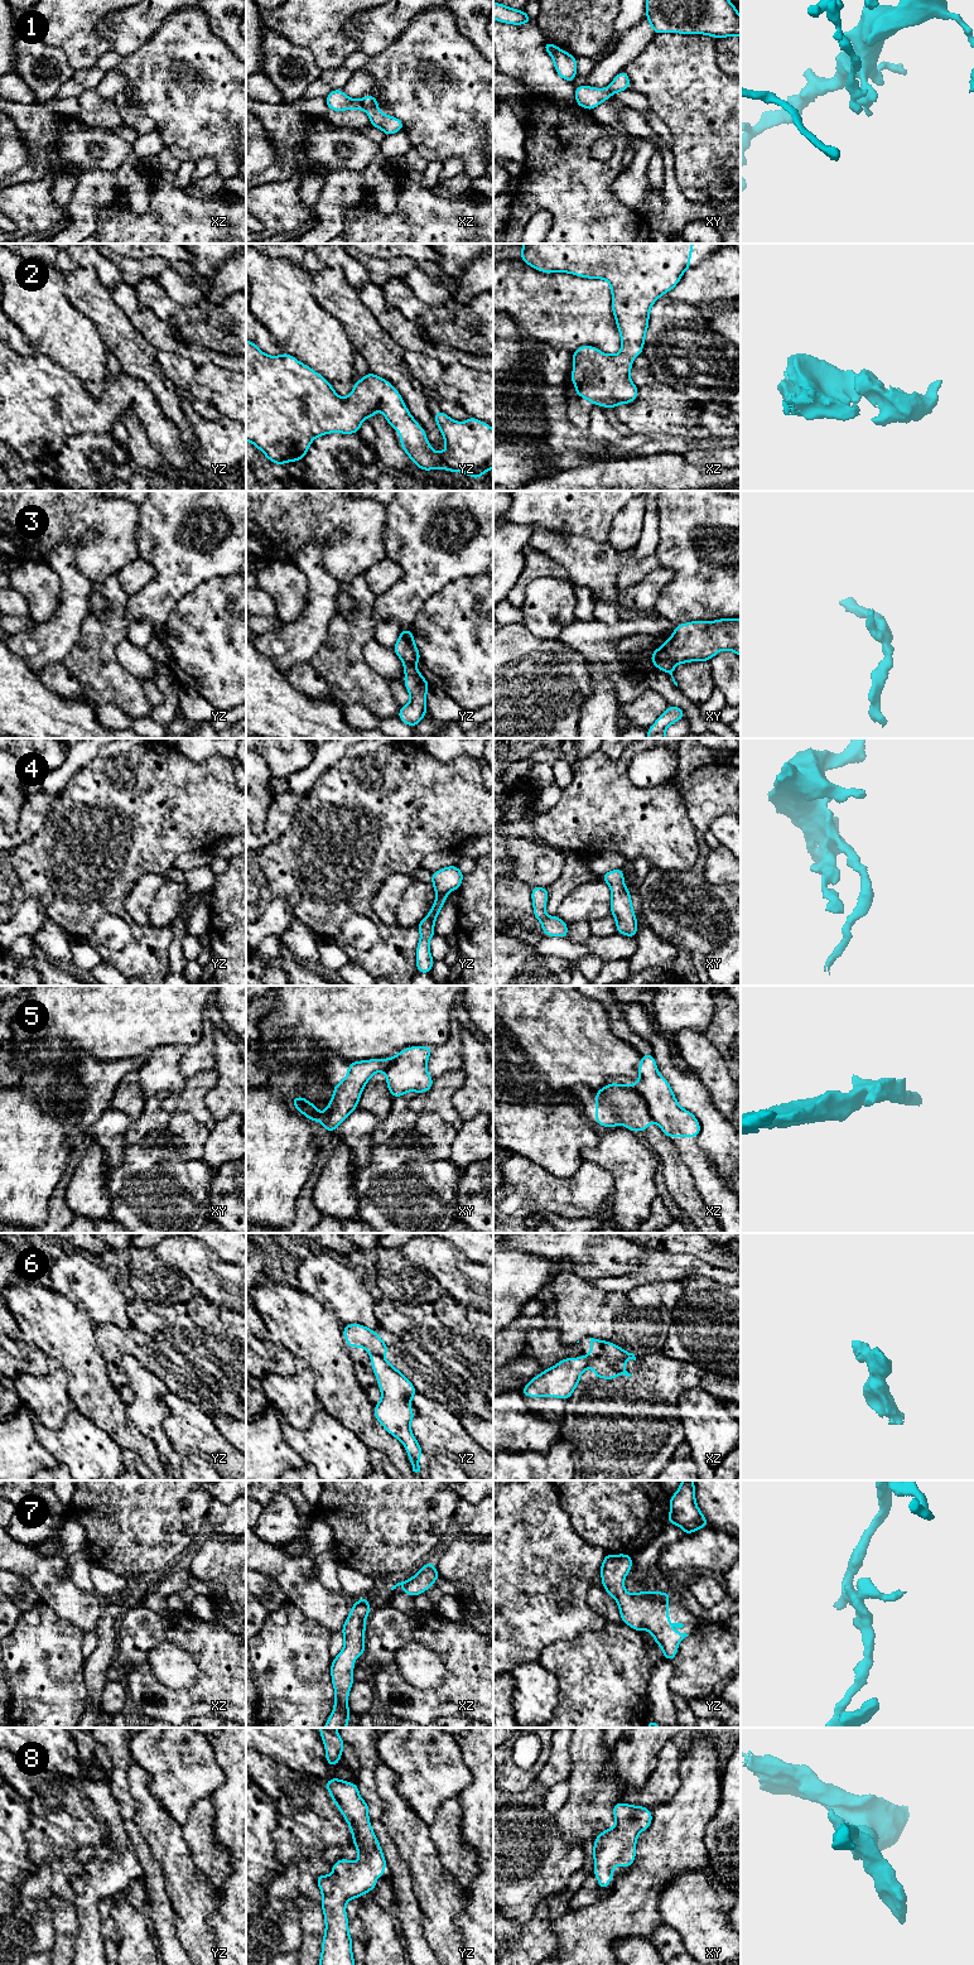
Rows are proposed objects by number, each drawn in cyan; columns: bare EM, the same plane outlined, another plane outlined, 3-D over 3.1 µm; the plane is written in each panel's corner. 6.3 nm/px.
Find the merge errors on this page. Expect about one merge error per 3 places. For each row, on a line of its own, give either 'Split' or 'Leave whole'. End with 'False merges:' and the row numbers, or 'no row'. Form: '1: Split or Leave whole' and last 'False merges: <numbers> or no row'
1: Split
2: Leave whole
3: Split
4: Leave whole
5: Split
6: Split
7: Leave whole
8: Leave whole
False merges: 1, 3, 5, 6

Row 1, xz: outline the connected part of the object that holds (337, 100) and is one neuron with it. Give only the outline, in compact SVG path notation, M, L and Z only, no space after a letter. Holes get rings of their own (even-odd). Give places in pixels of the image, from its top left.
M332 90L324 100L328 109L333 111L365 110L361 100L347 97L343 90Z

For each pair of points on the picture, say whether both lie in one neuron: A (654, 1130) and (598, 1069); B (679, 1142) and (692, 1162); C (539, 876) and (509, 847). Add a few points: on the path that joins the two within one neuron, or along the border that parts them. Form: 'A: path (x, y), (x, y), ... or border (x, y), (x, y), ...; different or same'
A: border (630, 1084), (607, 1083), (596, 1091); different
B: path (684, 1147), (692, 1157); same
C: path (531, 868), (516, 853); same

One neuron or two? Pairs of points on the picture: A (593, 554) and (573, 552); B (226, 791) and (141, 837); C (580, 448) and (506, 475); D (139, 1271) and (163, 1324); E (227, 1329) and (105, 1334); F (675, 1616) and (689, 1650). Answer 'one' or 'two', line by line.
A: one
B: one
C: two
D: two
E: one
F: two

